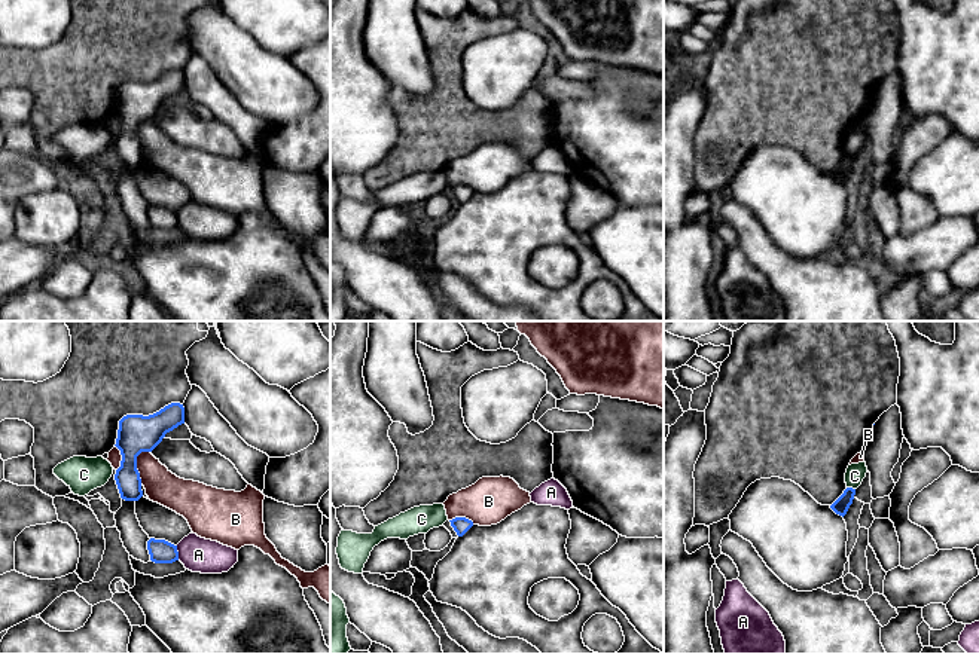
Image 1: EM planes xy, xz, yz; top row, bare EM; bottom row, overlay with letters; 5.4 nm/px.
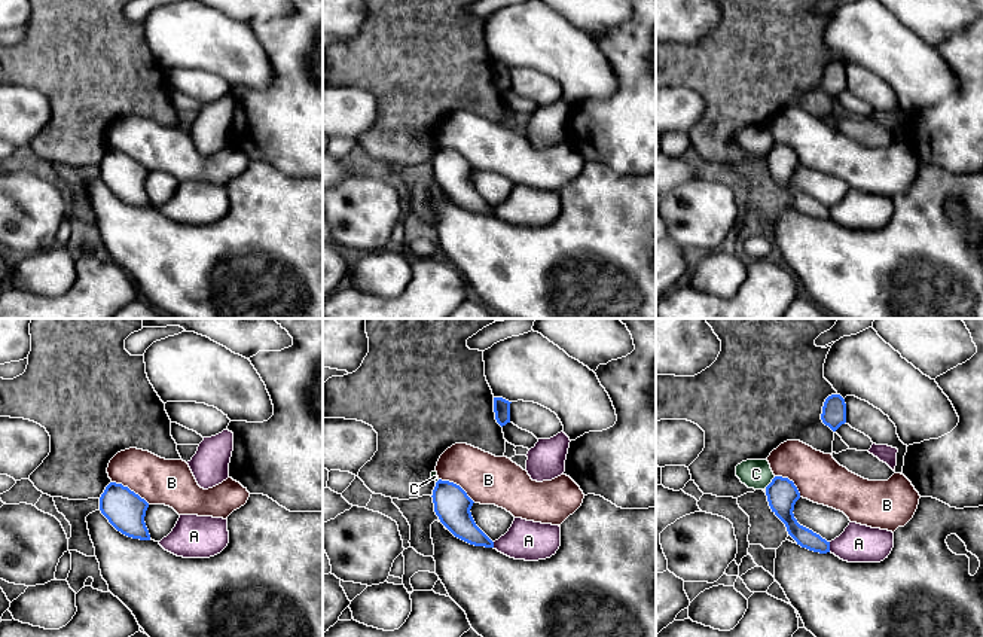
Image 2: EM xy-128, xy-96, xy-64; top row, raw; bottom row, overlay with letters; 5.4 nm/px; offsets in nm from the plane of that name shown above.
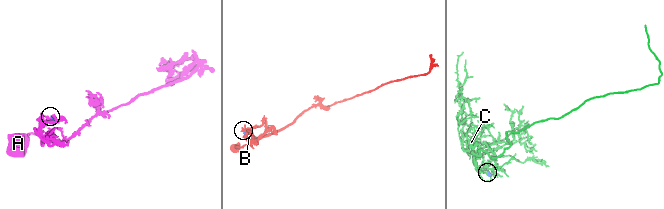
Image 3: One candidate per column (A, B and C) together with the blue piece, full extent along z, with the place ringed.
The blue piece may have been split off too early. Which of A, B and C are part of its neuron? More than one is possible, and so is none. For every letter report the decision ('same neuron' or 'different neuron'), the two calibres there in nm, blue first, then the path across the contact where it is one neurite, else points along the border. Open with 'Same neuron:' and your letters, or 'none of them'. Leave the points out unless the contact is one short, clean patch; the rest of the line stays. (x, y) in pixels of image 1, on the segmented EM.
Same neuron: none of them
A: different neuron; calibres 130 and 190 nm
B: different neuron; calibres 200 and 180 nm
C: different neuron; calibres 90 and 100 nm; border yz (847, 486), (854, 489)

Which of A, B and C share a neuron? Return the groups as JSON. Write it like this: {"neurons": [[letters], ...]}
{"neurons": [["A"], ["B"], ["C"]]}

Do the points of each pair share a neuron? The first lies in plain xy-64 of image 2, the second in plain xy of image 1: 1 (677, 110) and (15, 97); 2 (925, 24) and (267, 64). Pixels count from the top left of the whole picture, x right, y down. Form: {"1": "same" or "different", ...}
{"1": "same", "2": "different"}

